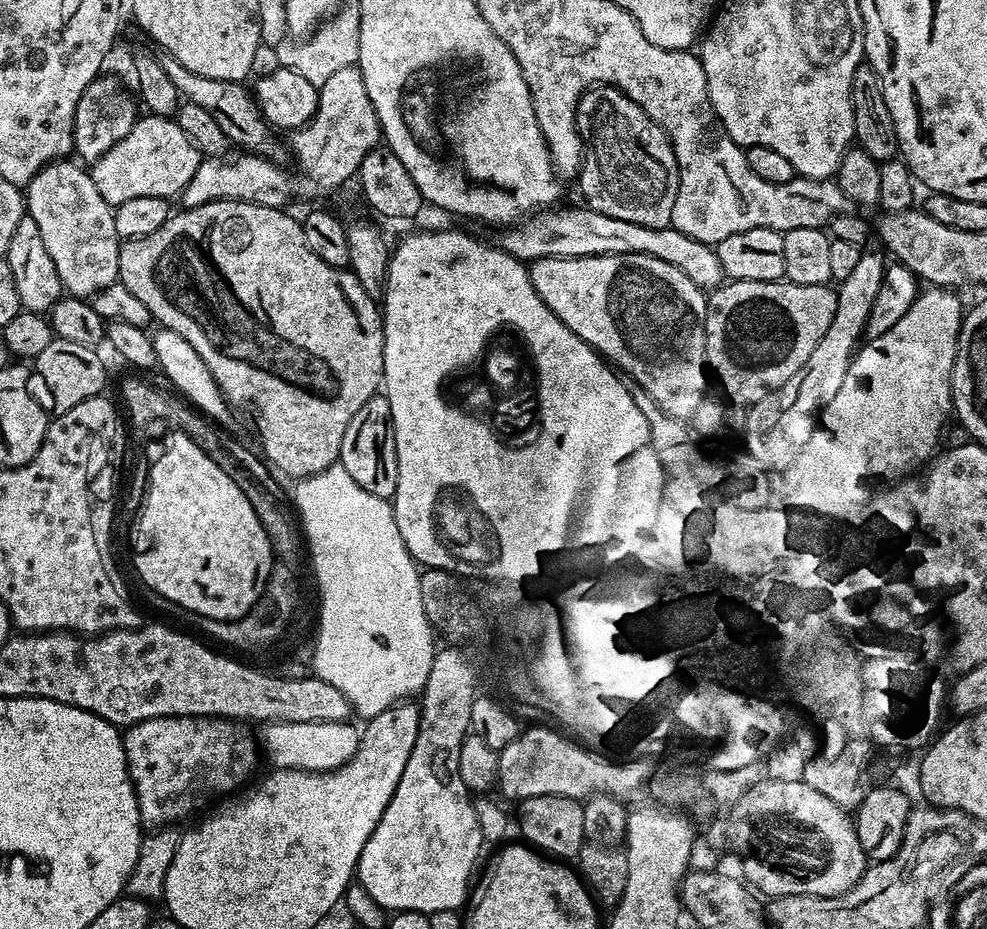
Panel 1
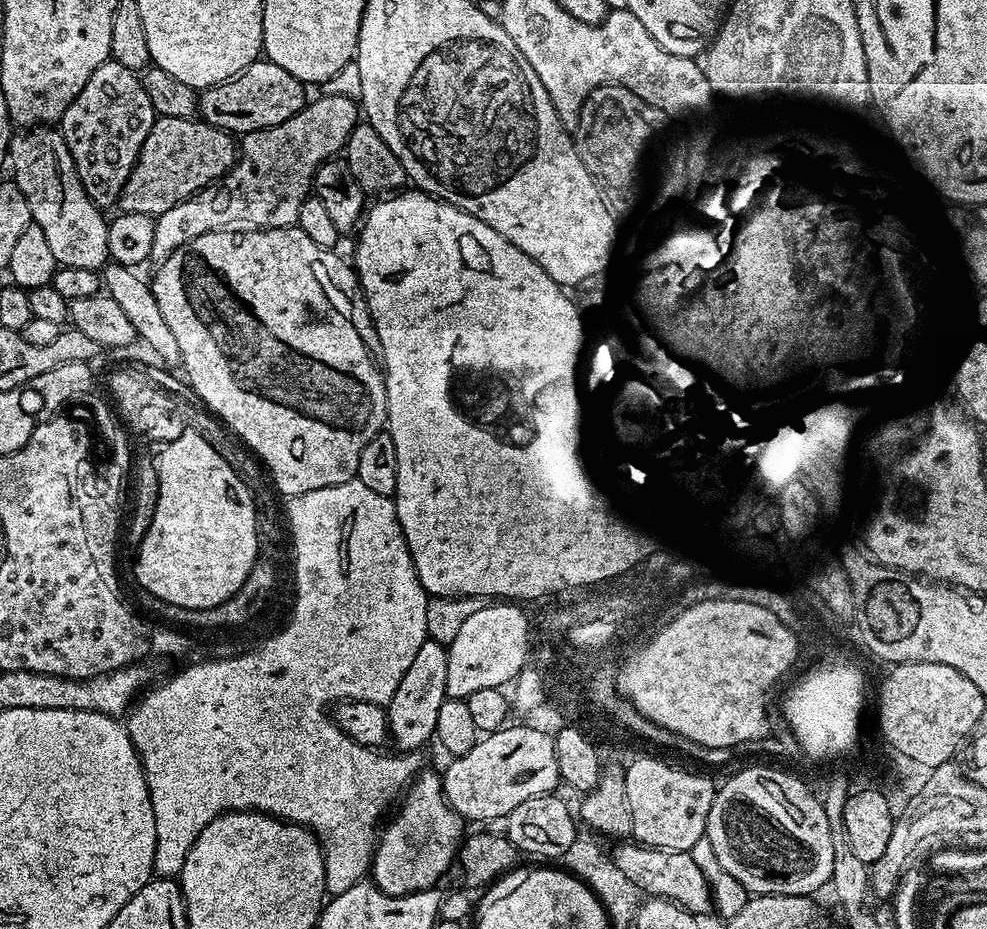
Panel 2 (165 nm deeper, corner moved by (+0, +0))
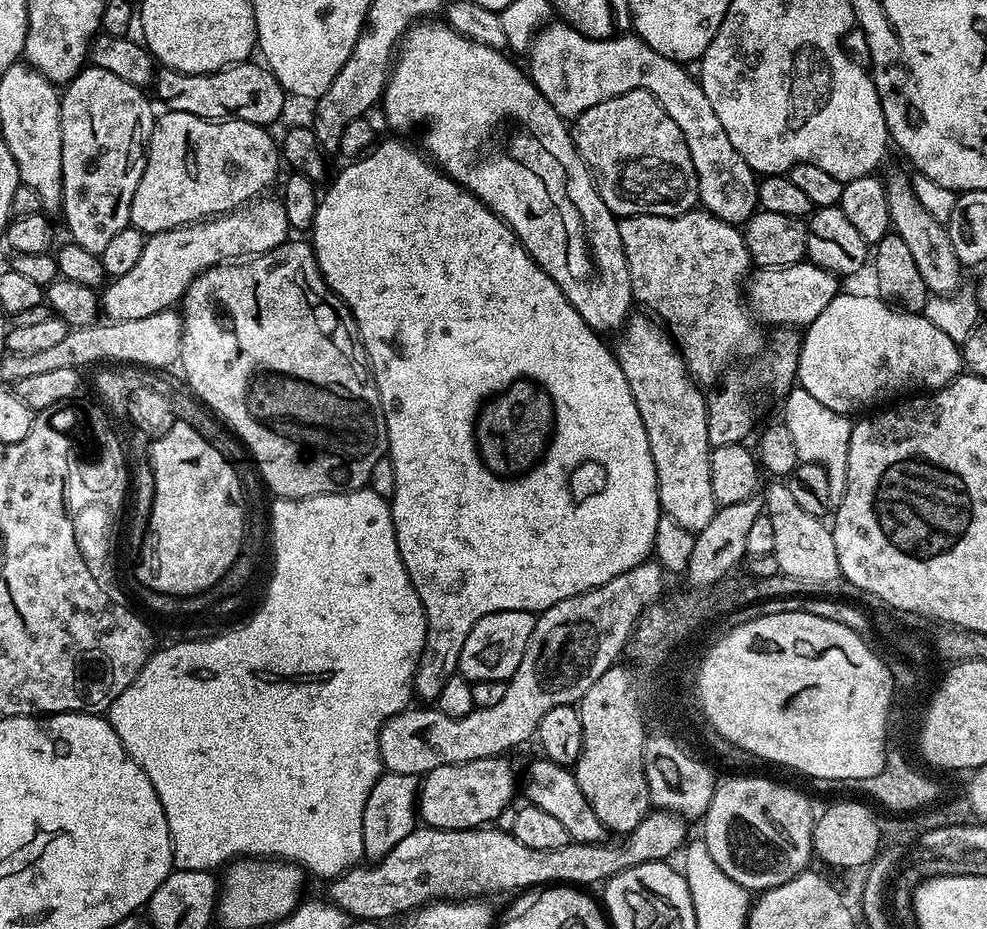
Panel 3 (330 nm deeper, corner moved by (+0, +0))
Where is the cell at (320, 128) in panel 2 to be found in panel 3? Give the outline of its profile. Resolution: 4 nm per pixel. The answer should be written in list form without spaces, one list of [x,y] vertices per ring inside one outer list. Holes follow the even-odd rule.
[[[257,198],[242,208],[236,208],[233,212],[225,212],[222,216],[201,220],[199,224],[184,224],[181,228],[174,230],[151,233],[145,239],[142,254],[138,257],[136,265],[127,274],[115,277],[103,289],[103,315],[109,321],[126,322],[130,318],[150,318],[150,314],[169,311],[183,301],[184,291],[188,289],[192,279],[208,268],[217,268],[220,264],[236,262],[241,258],[255,258],[261,256],[263,252],[274,250],[278,245],[285,243],[289,239],[290,229],[286,222],[284,201],[280,198],[268,199]]]

